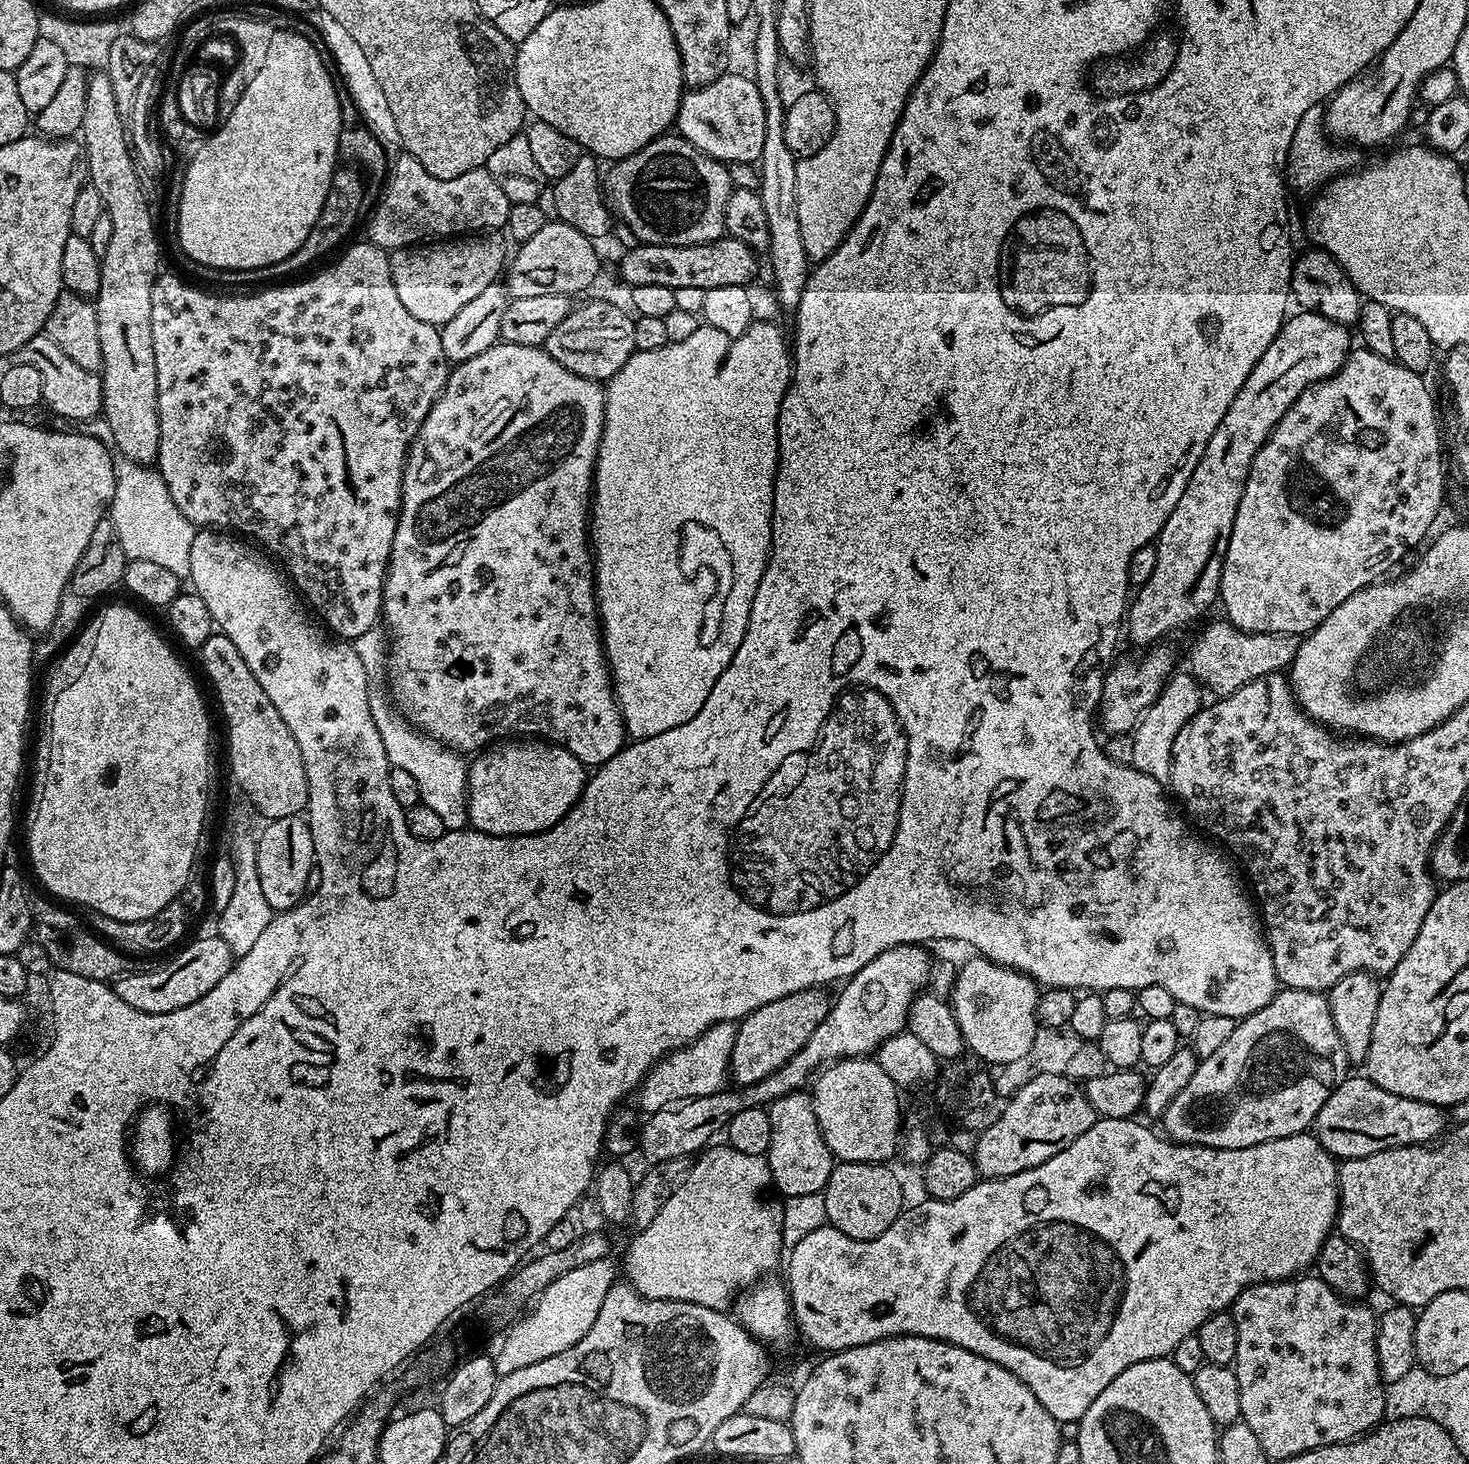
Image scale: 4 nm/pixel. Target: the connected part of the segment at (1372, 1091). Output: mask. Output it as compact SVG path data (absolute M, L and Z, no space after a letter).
M1359 1075L1345 1077L1316 1115L1314 1134L1319 1138L1320 1145L1335 1159L1368 1157L1382 1150L1406 1145L1427 1145L1443 1135L1444 1116L1446 1120L1443 1109L1436 1104L1392 1094L1367 1076Z

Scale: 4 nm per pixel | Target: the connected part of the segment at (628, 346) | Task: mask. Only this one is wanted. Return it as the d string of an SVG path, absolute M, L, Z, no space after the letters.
M592 300L589 304L573 307L572 313L550 333L542 345L554 362L566 366L582 378L607 382L612 379L636 351L634 346L635 319L608 300Z

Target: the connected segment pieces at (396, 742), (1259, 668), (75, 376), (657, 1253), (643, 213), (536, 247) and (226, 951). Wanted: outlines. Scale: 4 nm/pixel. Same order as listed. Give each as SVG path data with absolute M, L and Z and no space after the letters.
M373 683L368 689L368 701L378 734L382 734L382 746L386 746L388 762L392 768L401 768L418 782L420 803L430 806L438 818L442 818L445 829L458 832L469 823L466 807L468 767L461 753L444 747L432 736L412 727L403 716L399 715L390 703L389 693L383 683Z
M1220 620L1210 623L1197 636L1190 648L1188 665L1197 681L1216 692L1215 695L1228 696L1260 677L1287 669L1300 648L1301 639L1297 636L1278 635L1276 632L1240 632L1226 620Z
M47 334L30 338L30 342L26 342L26 346L18 349L14 356L19 363L34 366L34 370L42 374L43 403L49 413L56 415L57 412L68 420L81 420L81 422L97 419L101 415L104 391L100 376L90 370L82 370L82 366L78 366L78 362L74 362L62 350L62 346L58 346L58 342L54 342Z
M708 1172L708 1180L700 1180L700 1184L692 1188L692 1196L684 1196L680 1204L666 1202L668 1208L662 1206L662 1210L658 1210L658 1218L654 1218L656 1224L650 1222L648 1228L635 1233L636 1237L624 1256L624 1272L628 1275L625 1276L627 1283L641 1296L649 1300L684 1300L728 1312L741 1293L775 1273L772 1271L779 1264L781 1267L785 1251L782 1204L756 1204L756 1200L748 1200L736 1184L728 1188L728 1184L724 1184L724 1176L728 1176L728 1180L736 1180L732 1172Z
M657 136L645 148L609 168L607 199L615 215L628 224L640 242L694 246L725 235L724 215L733 190L728 165L698 151L685 136Z
M553 219L534 234L534 238L519 245L516 257L511 257L506 268L507 294L511 299L534 298L541 294L562 294L575 297L584 292L596 280L600 272L600 256L596 253L594 240L574 227Z
M219 934L190 940L175 953L176 960L169 964L152 968L149 972L133 970L125 976L119 976L114 982L118 998L122 998L126 1006L134 1006L134 1010L142 1010L146 1014L166 1014L182 1006L190 1006L190 1002L196 1002L198 998L202 998L202 994L210 994L210 990L214 990L214 986L218 986L218 982L222 982L222 978L226 978L226 974L232 969L232 951Z

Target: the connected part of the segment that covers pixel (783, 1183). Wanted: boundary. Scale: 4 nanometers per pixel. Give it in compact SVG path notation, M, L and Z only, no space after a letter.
M804 1090L791 1092L767 1105L766 1111L770 1118L770 1146L766 1153L766 1159L775 1191L784 1198L797 1196L798 1194L823 1192L834 1167L834 1157L822 1138L822 1130L818 1126L818 1118L814 1118L811 1095Z

